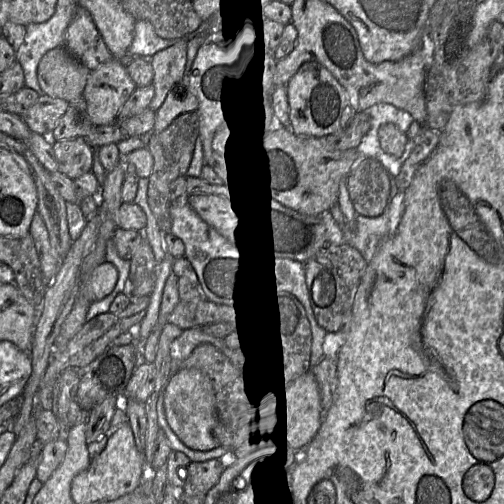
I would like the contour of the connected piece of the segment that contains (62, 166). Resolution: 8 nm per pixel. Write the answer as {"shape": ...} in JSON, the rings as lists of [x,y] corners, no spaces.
{"shape":[[[84,137],[52,141],[52,148],[58,162],[58,170],[71,179],[91,172],[93,147]]]}

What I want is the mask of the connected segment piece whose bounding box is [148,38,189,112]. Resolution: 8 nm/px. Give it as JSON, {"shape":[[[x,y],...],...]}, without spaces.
{"shape":[[[180,38],[173,45],[161,49],[151,56],[154,70],[152,84],[155,91],[148,107],[155,112],[164,102],[172,86],[187,74],[185,73],[185,66],[188,39]]]}

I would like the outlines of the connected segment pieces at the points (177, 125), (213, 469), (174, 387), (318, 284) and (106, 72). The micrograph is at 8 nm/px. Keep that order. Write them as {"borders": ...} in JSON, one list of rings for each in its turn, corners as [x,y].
{"borders":[[[[197,109],[181,112],[174,120],[161,132],[150,132],[147,148],[153,156],[153,168],[148,177],[148,204],[152,210],[157,225],[161,231],[169,233],[172,227],[170,215],[171,194],[169,185],[179,176],[186,175],[192,158],[195,141],[199,133],[199,113]]],[[[219,459],[192,462],[188,466],[188,477],[182,488],[189,496],[206,495],[219,481],[225,465]]],[[[180,369],[173,374],[165,388],[164,406],[169,426],[187,447],[208,451],[221,445],[214,436],[217,412],[213,385],[200,370]]],[[[327,243],[303,268],[310,306],[317,324],[327,333],[341,331],[348,321],[354,295],[366,269],[367,261],[347,243]]],[[[116,58],[90,71],[83,97],[86,101],[87,113],[92,124],[101,126],[114,123],[121,107],[136,87],[135,82],[127,72],[126,66]]]]}

